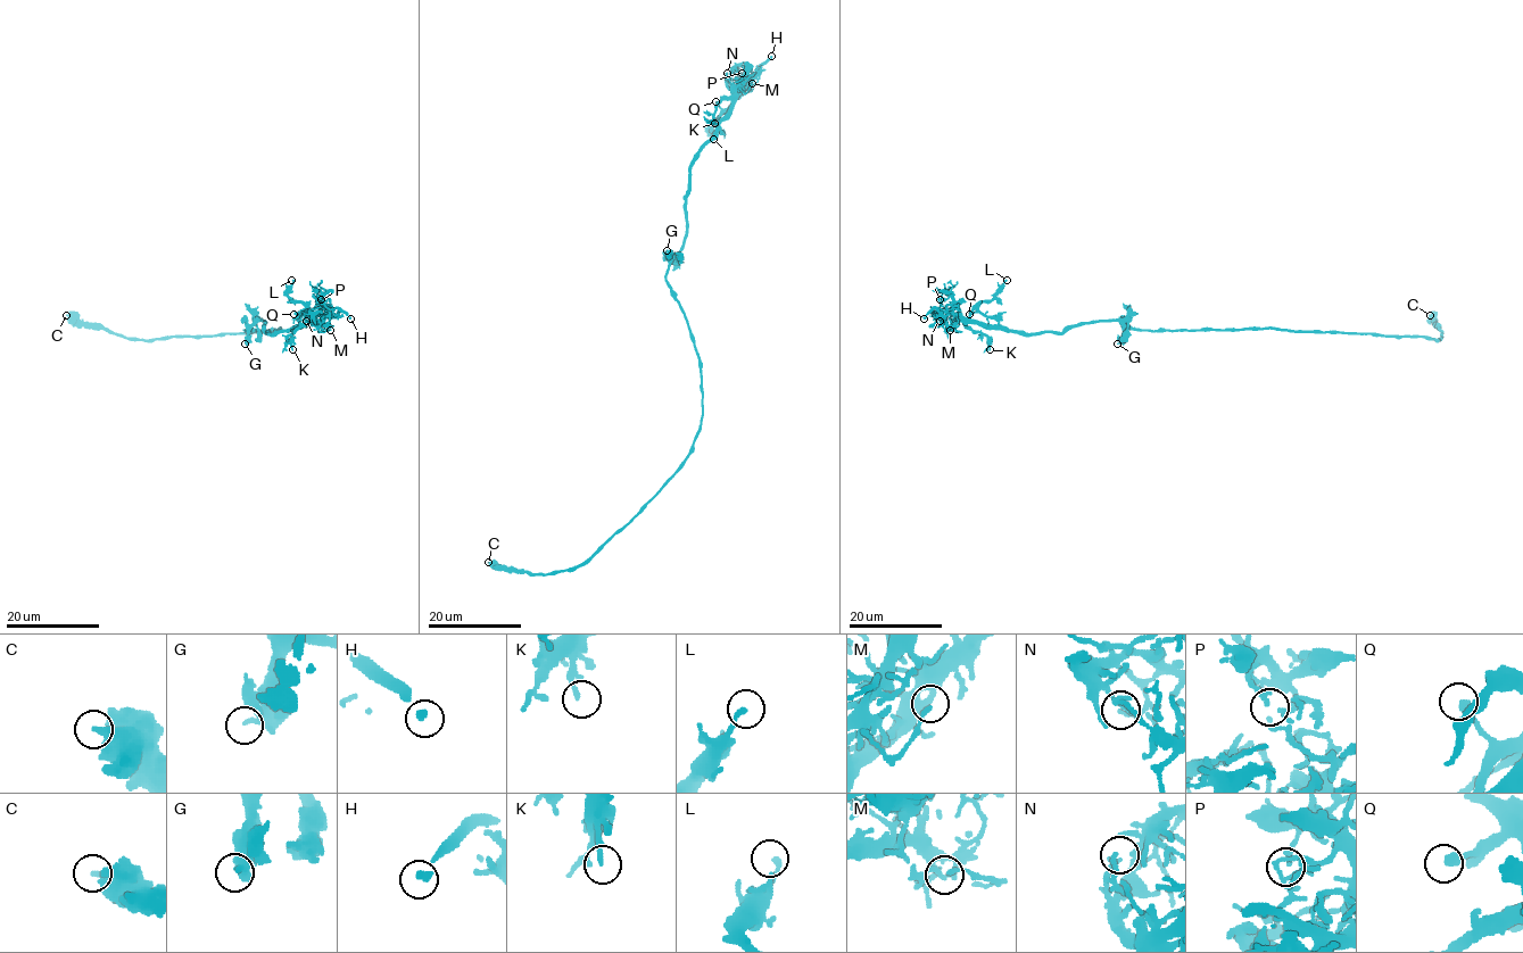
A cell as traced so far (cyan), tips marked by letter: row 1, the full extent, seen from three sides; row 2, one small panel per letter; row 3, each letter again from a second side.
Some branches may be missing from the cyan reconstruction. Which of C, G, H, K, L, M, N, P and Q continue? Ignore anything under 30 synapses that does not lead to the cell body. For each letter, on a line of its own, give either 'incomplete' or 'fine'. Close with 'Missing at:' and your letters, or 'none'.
C: fine
G: fine
H: incomplete
K: fine
L: fine
M: fine
N: fine
P: fine
Q: fine
Missing at: H

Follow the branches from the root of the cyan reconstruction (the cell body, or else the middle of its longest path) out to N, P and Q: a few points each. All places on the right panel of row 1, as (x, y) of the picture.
N: (1222, 329), (1136, 330), (1099, 321), (1061, 332), (1018, 333), (940, 321)
P: (1222, 329), (1136, 330), (1099, 321), (1018, 333), (984, 328), (967, 320), (951, 296), (940, 299)
Q: (1222, 329), (1136, 330), (1099, 321), (1061, 332), (1018, 333), (1004, 331), (991, 317), (969, 314)

